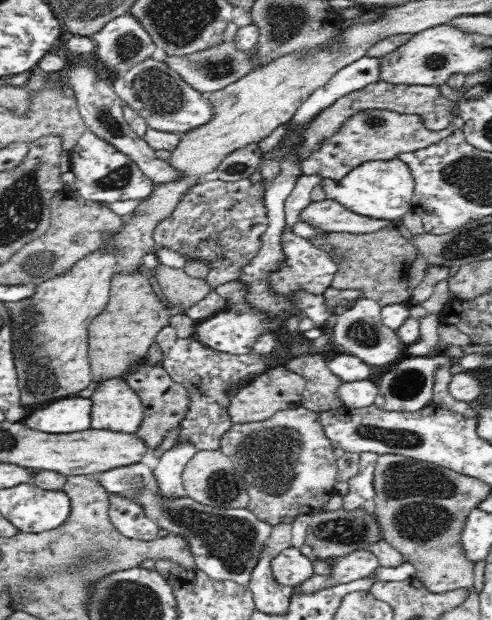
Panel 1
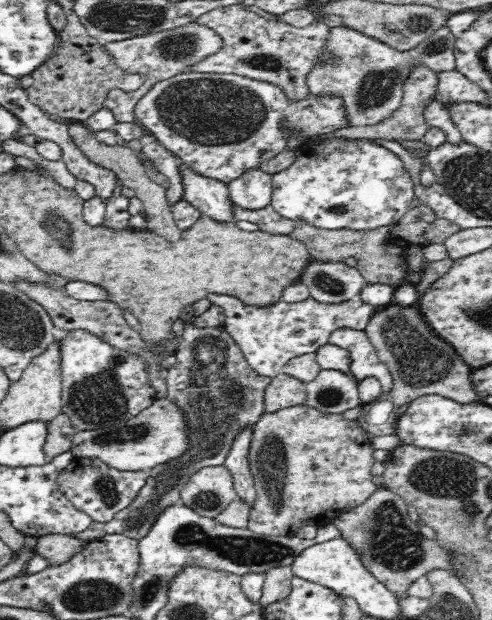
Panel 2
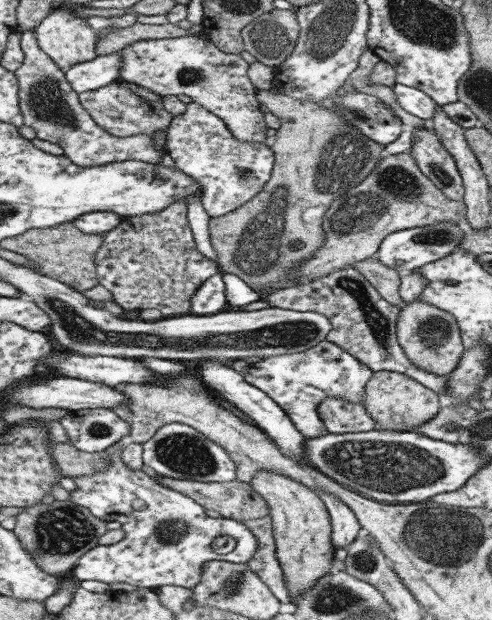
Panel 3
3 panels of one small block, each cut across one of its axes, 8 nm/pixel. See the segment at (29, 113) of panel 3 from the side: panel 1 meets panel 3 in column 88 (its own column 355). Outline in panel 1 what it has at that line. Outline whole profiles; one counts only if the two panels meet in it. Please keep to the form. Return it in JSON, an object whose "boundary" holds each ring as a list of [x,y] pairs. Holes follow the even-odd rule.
{"boundary":[[[360,110],[354,112],[354,116],[348,116],[348,120],[326,138],[320,148],[312,150],[308,158],[301,162],[301,172],[304,175],[318,174],[322,178],[341,179],[354,167],[371,160],[392,160],[399,154],[414,152],[428,145],[434,144],[446,138],[452,131],[462,129],[464,121],[459,114],[454,114],[448,128],[444,130],[430,130],[423,124],[423,118],[416,113],[400,113],[391,110]]]}

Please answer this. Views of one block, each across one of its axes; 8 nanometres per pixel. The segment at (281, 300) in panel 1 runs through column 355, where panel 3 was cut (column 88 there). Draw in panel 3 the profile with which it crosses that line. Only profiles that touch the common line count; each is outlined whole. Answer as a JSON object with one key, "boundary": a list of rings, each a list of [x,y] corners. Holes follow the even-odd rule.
{"boundary":[[[116,51],[108,55],[97,55],[94,60],[88,62],[74,64],[65,72],[65,77],[77,93],[82,93],[118,81],[120,70],[122,70],[122,53]]]}

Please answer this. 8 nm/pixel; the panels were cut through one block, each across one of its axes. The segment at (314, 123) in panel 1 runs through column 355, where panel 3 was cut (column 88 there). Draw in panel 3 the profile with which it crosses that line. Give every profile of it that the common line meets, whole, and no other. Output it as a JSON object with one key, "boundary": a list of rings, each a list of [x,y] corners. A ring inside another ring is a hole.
{"boundary":[[[122,80],[96,90],[79,93],[80,104],[89,112],[92,120],[108,134],[120,138],[134,134],[146,134],[150,137],[167,128],[173,115],[164,109],[162,98],[162,95],[152,90]]]}

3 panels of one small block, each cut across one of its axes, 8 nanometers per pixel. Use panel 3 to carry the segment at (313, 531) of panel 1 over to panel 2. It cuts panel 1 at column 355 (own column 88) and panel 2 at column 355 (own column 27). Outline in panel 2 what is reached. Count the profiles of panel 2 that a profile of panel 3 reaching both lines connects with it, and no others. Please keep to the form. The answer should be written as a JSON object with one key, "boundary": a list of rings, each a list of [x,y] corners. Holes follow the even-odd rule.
{"boundary":[[[379,488],[360,506],[338,512],[330,522],[340,530],[341,537],[352,545],[368,572],[372,573],[374,578],[382,582],[399,599],[408,597],[410,584],[424,576],[426,572],[436,570],[436,568],[450,569],[448,551],[444,547],[440,547],[438,541],[424,537],[424,534],[420,532],[420,528],[410,520],[407,502],[399,494],[388,488]]]}

